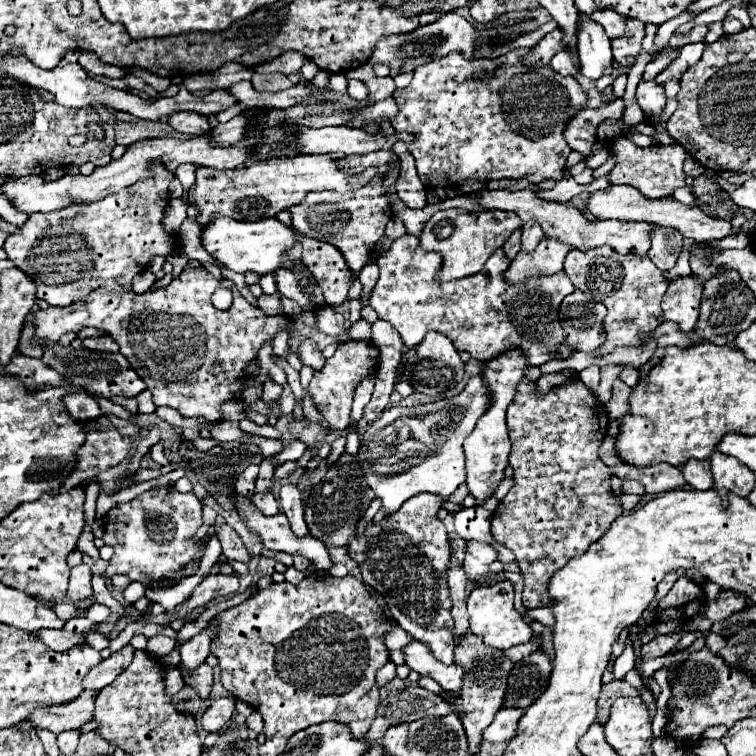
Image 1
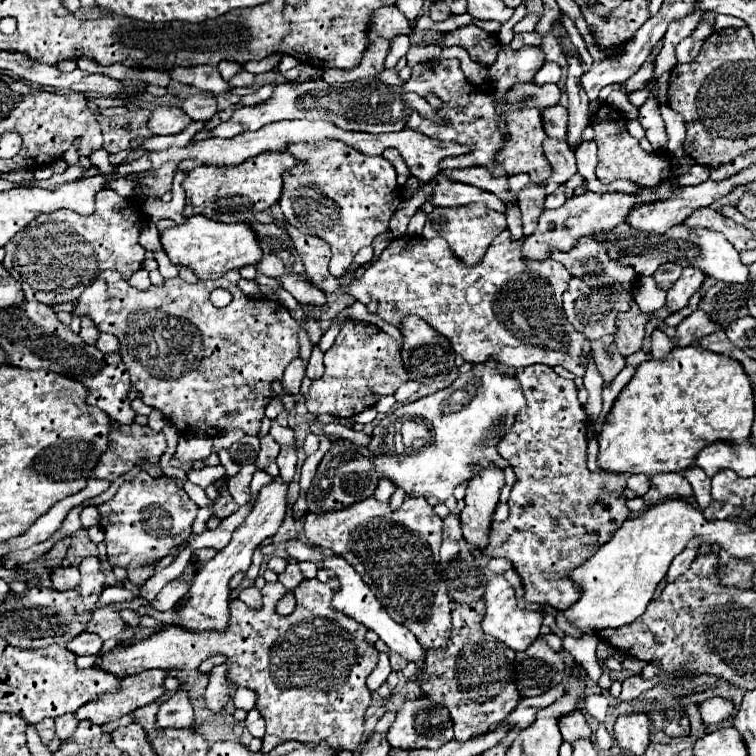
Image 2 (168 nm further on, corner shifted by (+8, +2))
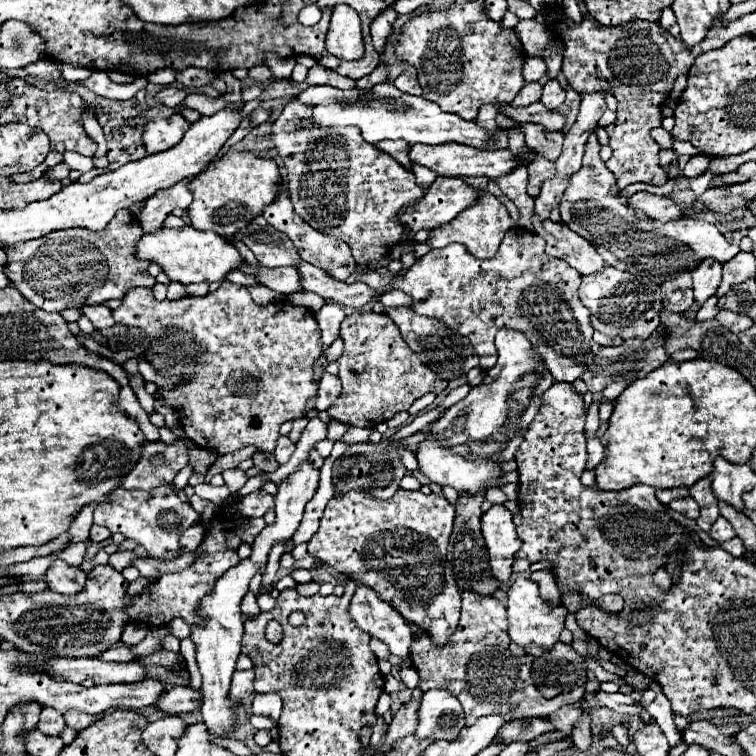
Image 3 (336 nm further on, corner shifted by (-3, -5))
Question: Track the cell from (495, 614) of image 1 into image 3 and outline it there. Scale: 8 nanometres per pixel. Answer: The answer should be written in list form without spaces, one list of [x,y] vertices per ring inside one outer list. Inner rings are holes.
[[[517,578],[509,592],[507,592],[509,604],[507,604],[507,620],[509,620],[509,638],[513,642],[517,642],[525,654],[537,658],[543,656],[551,650],[551,646],[559,640],[561,630],[565,628],[565,616],[567,616],[567,608],[557,608],[557,606],[549,606],[543,602],[543,598],[539,596],[537,584],[527,580],[527,578]]]

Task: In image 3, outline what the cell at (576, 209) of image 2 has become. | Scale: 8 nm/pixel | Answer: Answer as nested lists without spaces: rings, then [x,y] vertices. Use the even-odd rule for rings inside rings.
[[[649,192],[633,194],[631,198],[627,198],[627,206],[633,210],[641,210],[649,218],[659,222],[669,222],[679,218],[679,214],[683,214],[683,208],[677,202],[669,200],[667,196],[655,196]]]

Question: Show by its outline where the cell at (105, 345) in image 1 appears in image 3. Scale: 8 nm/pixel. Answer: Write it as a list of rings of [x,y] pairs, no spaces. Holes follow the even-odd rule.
[[[87,306],[81,310],[97,330],[103,330],[103,328],[111,328],[115,322],[111,318],[111,310],[107,306]]]

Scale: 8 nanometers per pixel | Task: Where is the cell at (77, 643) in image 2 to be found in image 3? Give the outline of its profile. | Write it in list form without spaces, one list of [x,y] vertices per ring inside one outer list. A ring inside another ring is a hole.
[[[119,640],[119,642],[115,642],[113,646],[109,646],[109,650],[103,650],[103,654],[99,654],[97,658],[101,658],[101,660],[113,660],[113,662],[117,662],[117,660],[127,660],[127,658],[139,658],[138,656],[131,654],[129,652],[129,648]]]

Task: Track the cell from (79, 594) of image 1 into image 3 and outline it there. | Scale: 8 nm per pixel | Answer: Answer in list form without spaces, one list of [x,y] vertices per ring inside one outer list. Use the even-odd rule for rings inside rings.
[[[63,560],[53,562],[51,568],[45,572],[47,586],[59,594],[75,594],[83,590],[85,580],[87,580],[87,574],[79,566],[69,566]]]

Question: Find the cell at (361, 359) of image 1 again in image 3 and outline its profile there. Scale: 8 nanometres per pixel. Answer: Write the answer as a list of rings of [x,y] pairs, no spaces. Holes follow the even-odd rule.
[[[355,310],[341,322],[341,338],[345,348],[337,362],[343,390],[335,400],[335,406],[327,408],[327,414],[333,420],[349,426],[373,428],[397,412],[409,410],[409,406],[423,394],[439,394],[447,388],[443,378],[431,374],[431,370],[415,358],[413,350],[401,338],[399,328],[391,322],[391,318],[387,318],[387,314]]]

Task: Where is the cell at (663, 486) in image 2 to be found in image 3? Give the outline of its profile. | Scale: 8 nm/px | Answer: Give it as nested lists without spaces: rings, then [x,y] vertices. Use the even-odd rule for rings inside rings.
[[[691,496],[677,498],[677,500],[673,500],[671,504],[667,504],[667,508],[683,514],[685,518],[693,518],[693,520],[699,518],[699,506],[697,506],[697,502],[695,502]]]

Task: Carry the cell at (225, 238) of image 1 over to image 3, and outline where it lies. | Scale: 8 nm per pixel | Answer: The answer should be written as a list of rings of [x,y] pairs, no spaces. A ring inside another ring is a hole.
[[[191,224],[175,230],[175,228],[159,228],[151,234],[145,234],[137,246],[135,254],[143,260],[157,262],[161,270],[171,278],[181,284],[199,284],[199,282],[221,282],[225,276],[233,270],[239,270],[243,266],[243,256],[239,254],[237,246],[215,232],[201,232],[193,228]]]

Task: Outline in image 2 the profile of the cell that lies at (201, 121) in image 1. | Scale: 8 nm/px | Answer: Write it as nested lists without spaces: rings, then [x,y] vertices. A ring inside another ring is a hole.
[[[160,105],[152,111],[148,119],[148,129],[152,135],[176,135],[184,131],[192,119],[180,107],[166,107]]]

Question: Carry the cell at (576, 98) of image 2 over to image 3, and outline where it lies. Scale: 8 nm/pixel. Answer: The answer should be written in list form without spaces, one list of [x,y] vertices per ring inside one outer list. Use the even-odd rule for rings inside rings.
[[[593,130],[585,144],[583,166],[571,176],[571,184],[565,190],[559,208],[563,222],[573,232],[587,238],[607,266],[615,266],[617,270],[627,270],[633,274],[647,274],[653,282],[661,284],[669,278],[675,278],[679,272],[695,268],[703,258],[713,258],[725,264],[739,254],[739,246],[731,244],[713,224],[705,220],[687,218],[687,222],[675,220],[663,224],[635,210],[627,210],[627,198],[619,196],[615,178],[599,158],[599,150],[601,146]]]

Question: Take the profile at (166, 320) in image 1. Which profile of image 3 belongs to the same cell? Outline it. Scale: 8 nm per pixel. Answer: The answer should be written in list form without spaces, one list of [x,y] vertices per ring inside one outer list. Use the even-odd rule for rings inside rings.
[[[223,280],[223,284],[215,290],[215,292],[209,292],[205,296],[183,296],[179,300],[155,300],[153,298],[153,292],[151,288],[131,288],[125,292],[125,296],[121,298],[121,306],[113,310],[113,318],[117,324],[123,324],[123,326],[137,326],[147,338],[149,338],[149,346],[145,350],[145,358],[149,360],[149,364],[165,378],[183,378],[183,382],[175,384],[173,388],[157,388],[157,398],[163,400],[163,404],[171,406],[173,410],[177,410],[179,414],[179,422],[181,422],[181,428],[185,426],[185,434],[191,442],[195,442],[197,446],[209,450],[209,452],[215,452],[215,454],[229,454],[229,452],[235,452],[239,448],[245,448],[249,444],[257,446],[257,450],[263,450],[263,452],[273,452],[275,450],[275,442],[279,438],[279,426],[287,420],[293,420],[293,418],[301,418],[305,414],[305,406],[307,406],[307,400],[313,398],[317,394],[317,384],[313,384],[313,374],[311,374],[311,366],[315,362],[315,358],[319,358],[321,354],[321,342],[319,342],[319,326],[313,318],[313,314],[307,310],[307,308],[301,308],[301,306],[293,306],[289,302],[273,302],[273,304],[267,304],[267,306],[259,306],[251,300],[247,288],[239,286],[239,284],[233,284],[229,280]]]

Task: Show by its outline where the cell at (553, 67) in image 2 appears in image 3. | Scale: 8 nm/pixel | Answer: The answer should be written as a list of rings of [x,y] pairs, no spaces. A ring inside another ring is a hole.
[[[549,80],[545,86],[543,86],[543,96],[541,96],[541,102],[555,110],[559,104],[563,104],[565,100],[565,90],[561,88],[561,84],[557,80]]]

